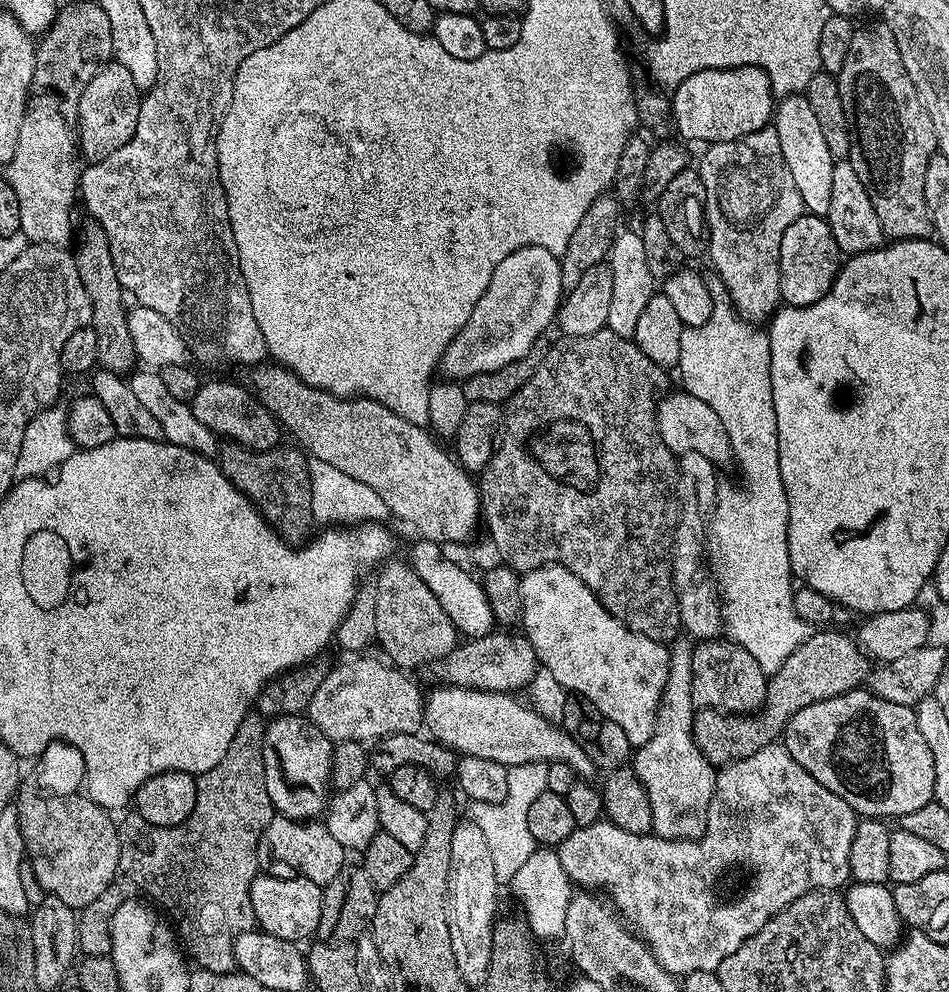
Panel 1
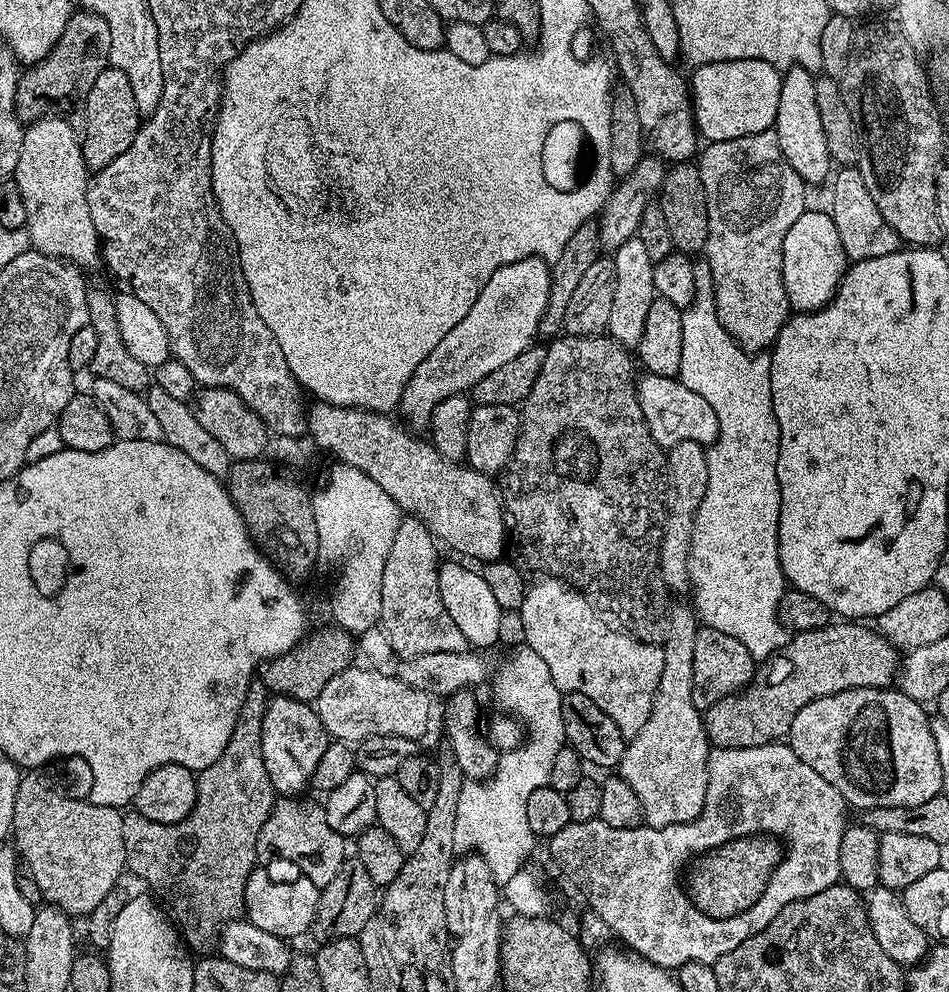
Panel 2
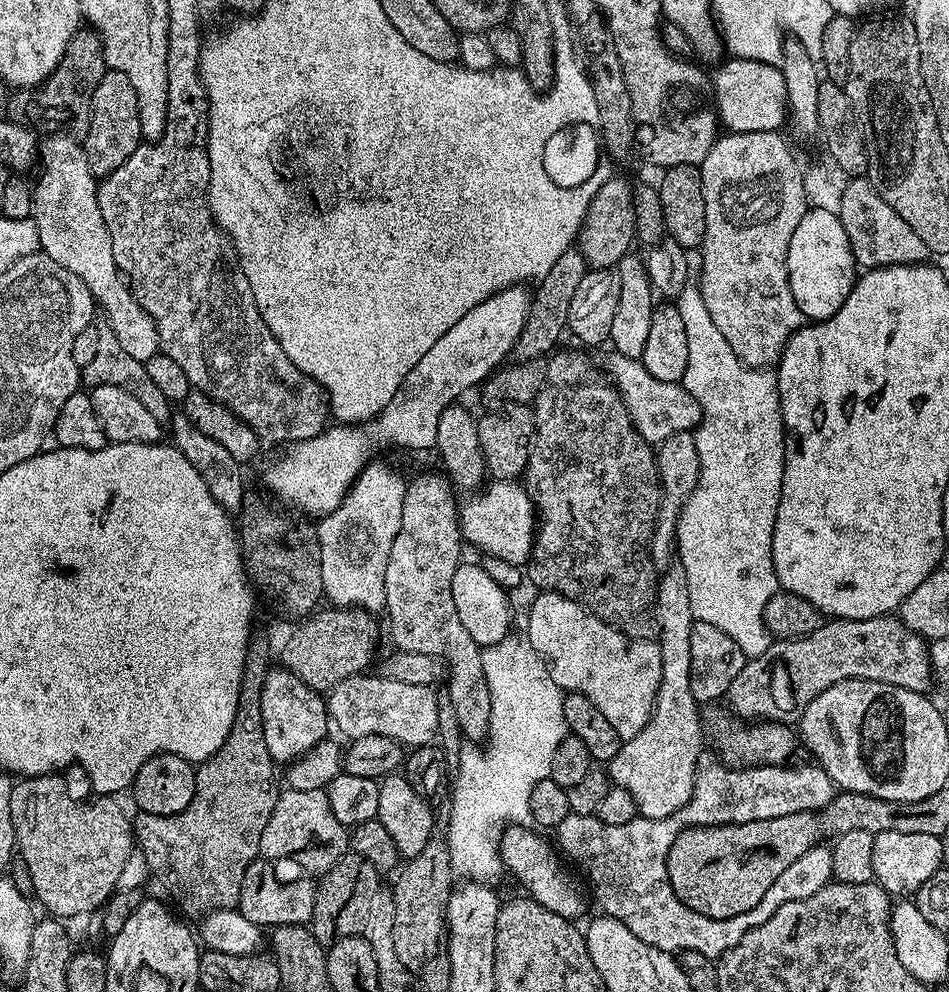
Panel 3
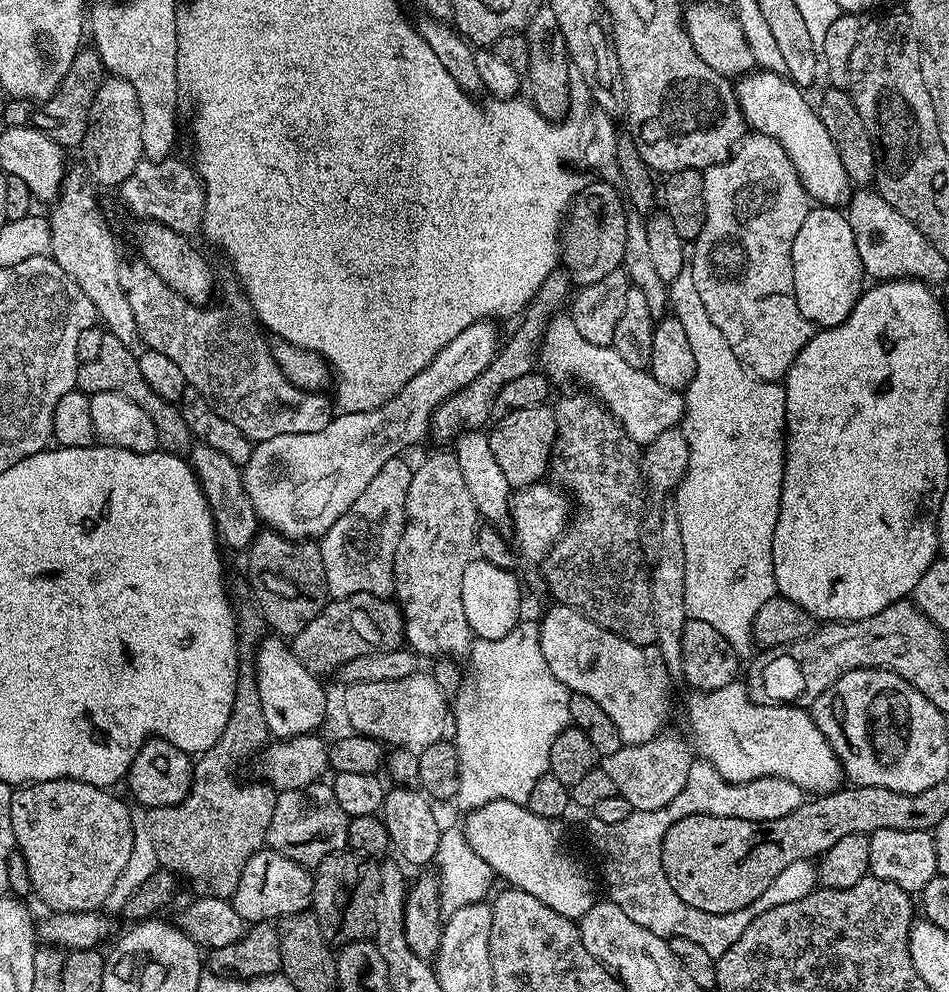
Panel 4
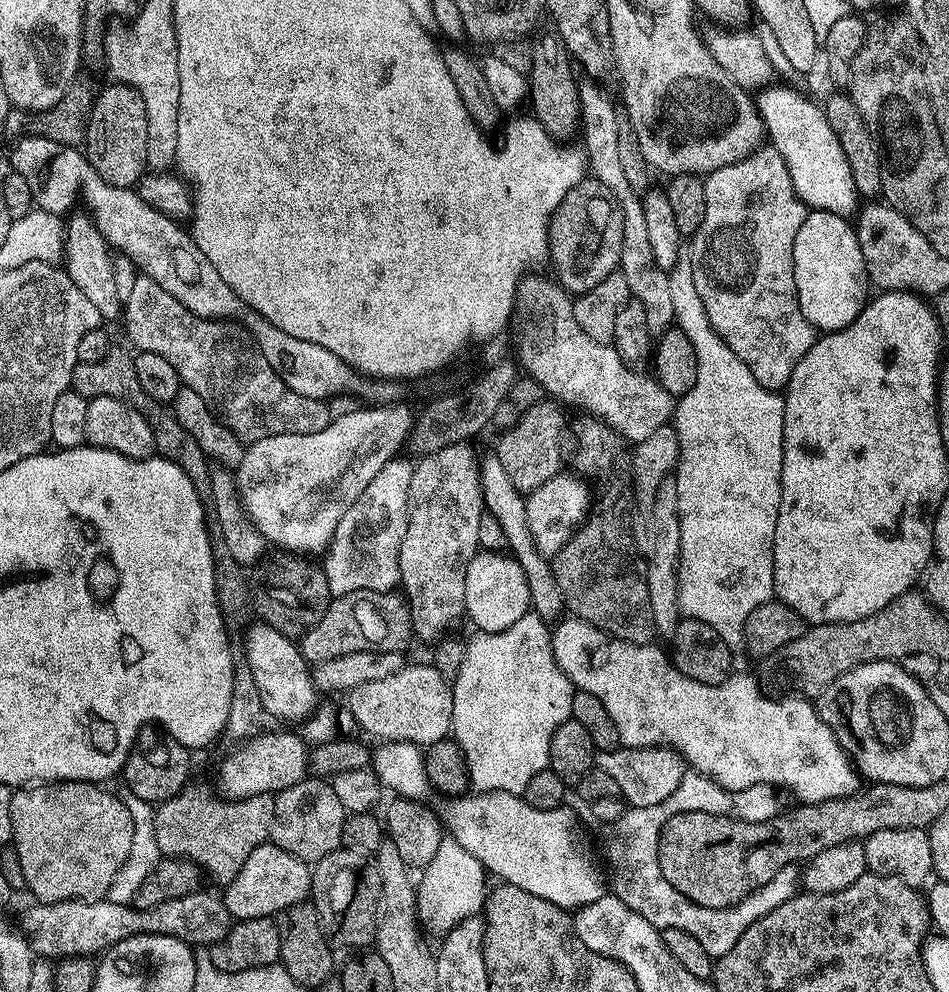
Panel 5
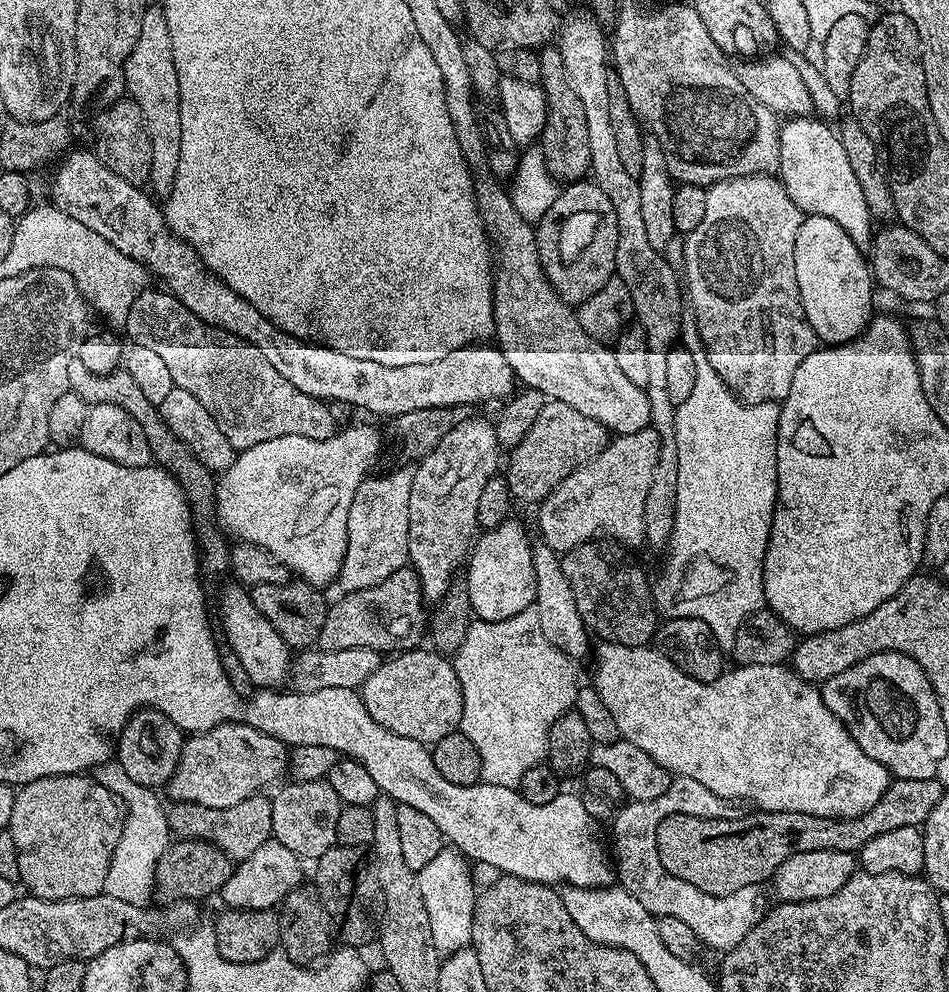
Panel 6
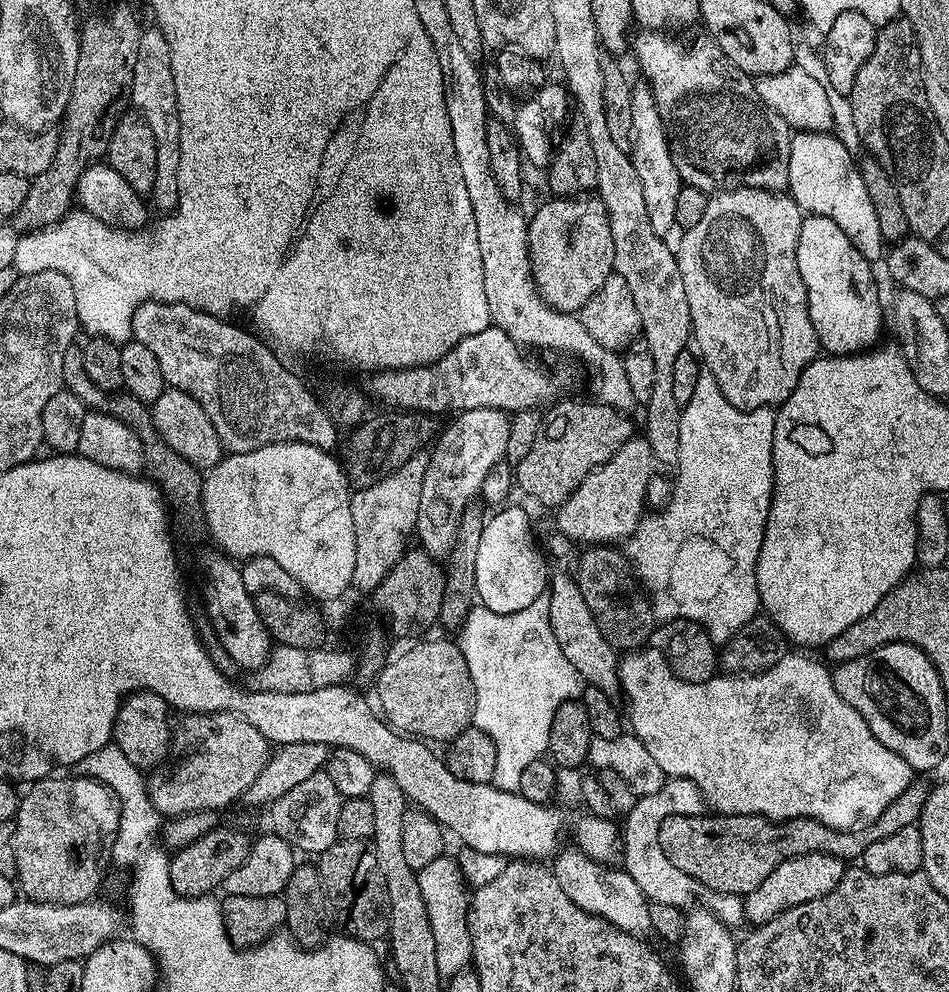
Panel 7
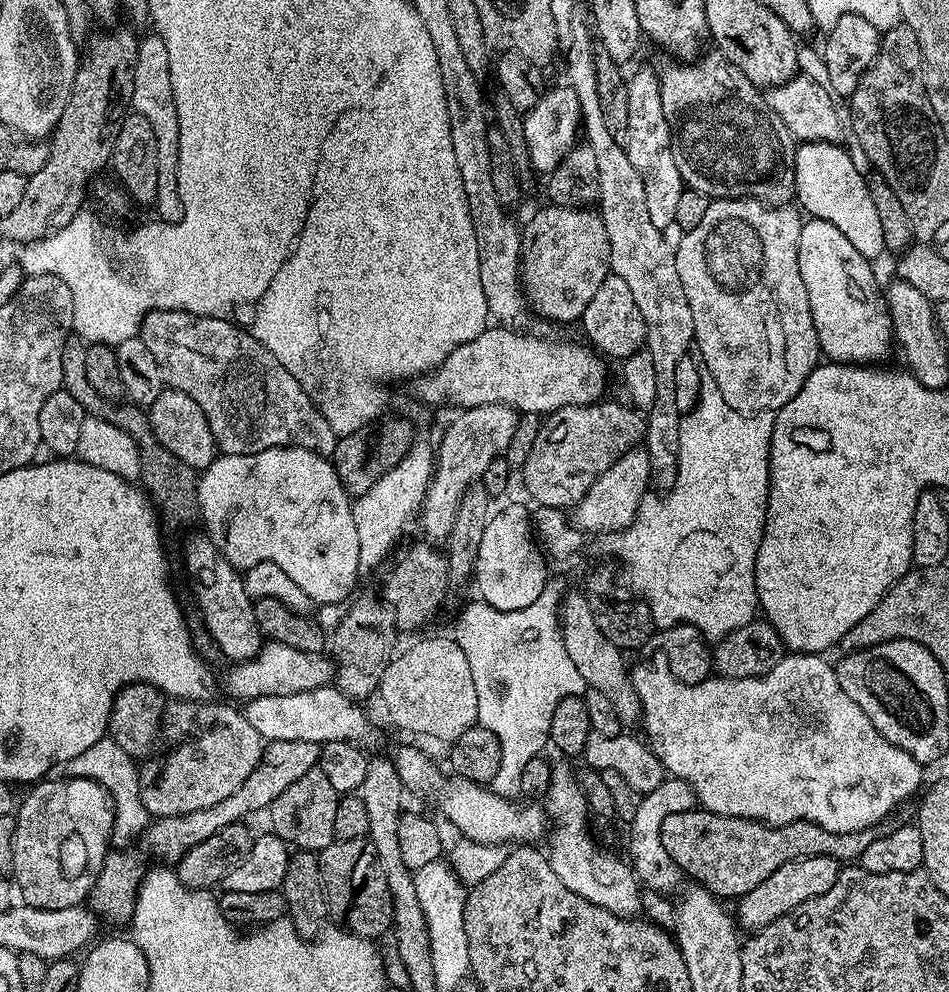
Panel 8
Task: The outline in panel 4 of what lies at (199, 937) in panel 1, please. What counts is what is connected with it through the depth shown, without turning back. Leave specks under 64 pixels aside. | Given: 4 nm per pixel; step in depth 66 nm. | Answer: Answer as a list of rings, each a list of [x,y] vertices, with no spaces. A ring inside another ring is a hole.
[[[248,602],[241,608],[235,609],[236,613],[236,653],[238,654],[238,678],[236,679],[236,689],[234,690],[234,706],[230,706],[230,722],[226,722],[226,730],[222,730],[222,738],[218,738],[218,742],[214,742],[212,748],[208,748],[206,751],[199,753],[198,759],[194,764],[194,771],[192,773],[192,785],[190,790],[186,794],[186,798],[182,798],[182,802],[178,802],[174,806],[166,806],[165,808],[153,808],[147,813],[148,821],[146,821],[146,827],[148,833],[152,836],[154,842],[154,850],[156,851],[156,862],[161,869],[176,873],[177,877],[189,880],[197,889],[195,890],[201,896],[222,896],[225,898],[231,898],[234,894],[234,890],[238,886],[238,878],[242,878],[242,870],[246,870],[246,862],[250,862],[250,858],[259,852],[261,848],[265,847],[268,831],[270,830],[270,818],[274,818],[274,806],[276,805],[276,797],[278,795],[276,789],[269,788],[267,783],[259,782],[260,784],[248,784],[245,788],[240,788],[240,784],[236,781],[235,772],[239,770],[240,763],[243,760],[248,760],[257,755],[269,743],[270,733],[266,726],[266,714],[262,714],[262,697],[258,695],[258,674],[256,673],[256,652],[260,649],[260,642],[266,635],[266,625],[264,617],[260,615],[259,608],[255,603]]]

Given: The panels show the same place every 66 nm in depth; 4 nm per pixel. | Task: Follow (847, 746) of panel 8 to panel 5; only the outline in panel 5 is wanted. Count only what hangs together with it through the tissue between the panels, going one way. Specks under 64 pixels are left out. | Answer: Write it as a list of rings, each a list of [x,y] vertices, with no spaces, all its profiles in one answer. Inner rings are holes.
[[[567,619],[557,630],[555,628],[551,633],[552,653],[560,669],[570,677],[573,685],[579,691],[586,694],[594,694],[594,698],[598,698],[598,702],[602,702],[602,706],[606,706],[606,710],[610,713],[610,718],[614,718],[614,726],[618,726],[618,734],[623,747],[654,748],[663,746],[665,748],[673,748],[684,757],[684,763],[689,769],[701,772],[704,776],[709,776],[714,782],[718,782],[723,788],[729,788],[732,792],[734,790],[746,790],[755,784],[769,784],[776,790],[785,788],[786,791],[793,792],[797,796],[795,799],[801,804],[821,804],[827,800],[846,800],[861,791],[862,785],[860,785],[860,782],[862,782],[862,776],[860,772],[854,767],[843,746],[836,741],[836,736],[830,730],[830,726],[826,726],[826,722],[822,722],[817,705],[811,699],[795,694],[796,696],[784,696],[781,700],[775,700],[772,696],[764,696],[759,682],[754,677],[739,676],[739,674],[728,676],[726,682],[721,684],[694,682],[694,678],[686,678],[686,674],[682,674],[677,670],[672,664],[671,655],[665,649],[663,652],[662,649],[656,648],[657,645],[655,643],[631,644],[625,640],[614,640],[602,630],[598,630],[593,624],[585,622],[585,620]]]

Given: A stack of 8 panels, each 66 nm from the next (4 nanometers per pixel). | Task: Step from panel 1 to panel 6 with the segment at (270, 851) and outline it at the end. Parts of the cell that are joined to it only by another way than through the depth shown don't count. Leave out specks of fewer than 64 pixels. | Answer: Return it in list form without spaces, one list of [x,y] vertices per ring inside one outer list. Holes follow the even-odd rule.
[[[327,779],[311,780],[310,782],[288,782],[283,785],[277,796],[271,797],[274,818],[272,819],[272,835],[286,850],[290,850],[294,855],[299,856],[301,861],[315,862],[320,859],[326,850],[337,847],[336,827],[338,826],[338,814],[342,807],[338,794],[334,794],[334,786],[328,784]]]

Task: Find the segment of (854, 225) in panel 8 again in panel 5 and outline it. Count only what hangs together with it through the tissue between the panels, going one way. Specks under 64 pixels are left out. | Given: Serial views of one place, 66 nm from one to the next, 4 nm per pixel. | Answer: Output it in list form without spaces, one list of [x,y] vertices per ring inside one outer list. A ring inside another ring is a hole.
[[[774,87],[763,89],[757,95],[756,105],[771,147],[786,162],[795,192],[809,209],[851,217],[859,207],[860,195],[854,186],[850,164],[834,130],[830,129],[823,107],[790,88]]]

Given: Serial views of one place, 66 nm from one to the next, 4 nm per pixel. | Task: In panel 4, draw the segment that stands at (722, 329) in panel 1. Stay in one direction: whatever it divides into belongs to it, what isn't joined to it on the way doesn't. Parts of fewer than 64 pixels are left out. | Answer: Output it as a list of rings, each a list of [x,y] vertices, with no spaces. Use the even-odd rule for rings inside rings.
[[[684,263],[682,270],[678,273],[678,278],[674,278],[668,287],[668,307],[671,315],[682,322],[686,335],[690,337],[690,346],[694,350],[694,378],[683,393],[684,398],[684,418],[678,427],[684,431],[686,446],[690,450],[688,465],[684,471],[684,476],[674,489],[674,507],[676,515],[680,517],[682,526],[682,546],[684,547],[684,561],[686,562],[686,610],[689,617],[698,622],[706,622],[730,642],[730,646],[736,651],[737,656],[747,658],[754,649],[752,638],[752,623],[754,614],[758,614],[759,608],[766,602],[770,602],[772,596],[777,595],[776,579],[774,578],[774,558],[772,557],[772,543],[774,542],[774,526],[778,522],[778,510],[780,509],[780,499],[782,498],[782,482],[784,481],[784,437],[786,429],[784,419],[786,418],[786,394],[779,383],[770,380],[757,380],[734,354],[730,342],[722,338],[722,330],[710,322],[710,314],[706,314],[706,306],[702,306],[702,298],[698,294],[698,285],[694,283],[694,270],[691,263]]]

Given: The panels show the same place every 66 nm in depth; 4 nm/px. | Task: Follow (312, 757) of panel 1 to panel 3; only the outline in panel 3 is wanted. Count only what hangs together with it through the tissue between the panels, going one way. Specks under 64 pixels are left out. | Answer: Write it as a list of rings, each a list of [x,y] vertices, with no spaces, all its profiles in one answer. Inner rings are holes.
[[[283,666],[271,669],[262,686],[262,730],[266,730],[266,750],[270,750],[273,760],[277,765],[284,766],[293,760],[299,760],[302,754],[306,754],[318,742],[322,742],[330,732],[330,717],[325,697],[315,692],[302,678],[298,678]]]

